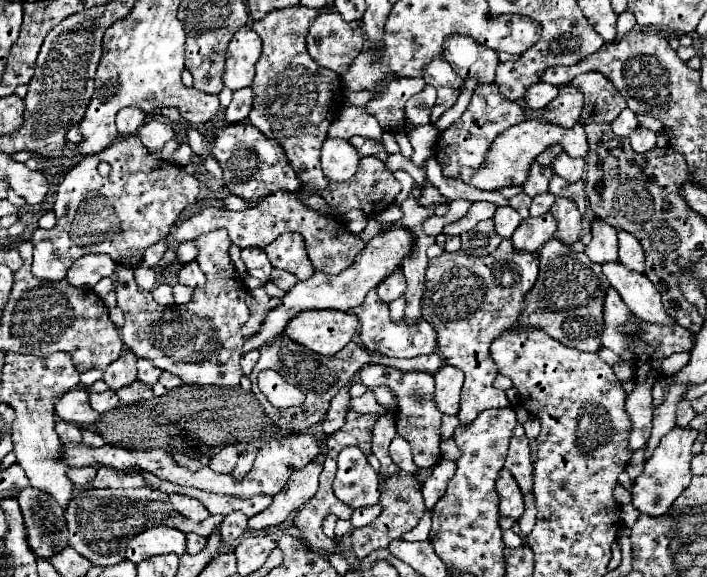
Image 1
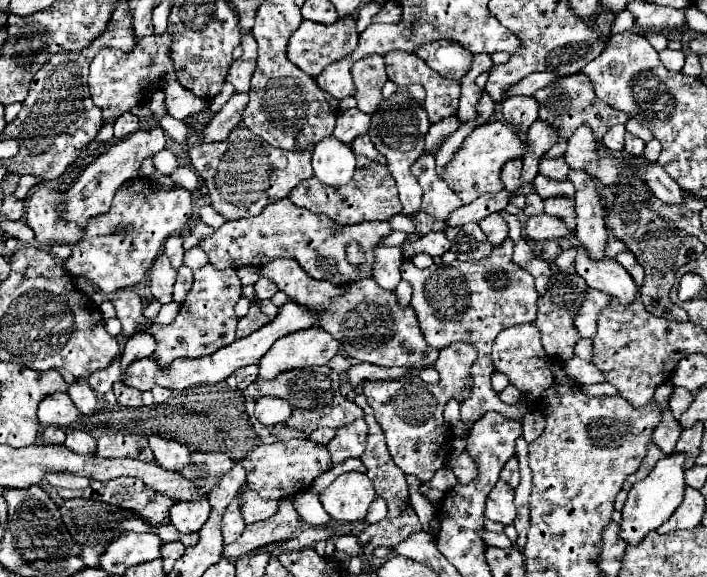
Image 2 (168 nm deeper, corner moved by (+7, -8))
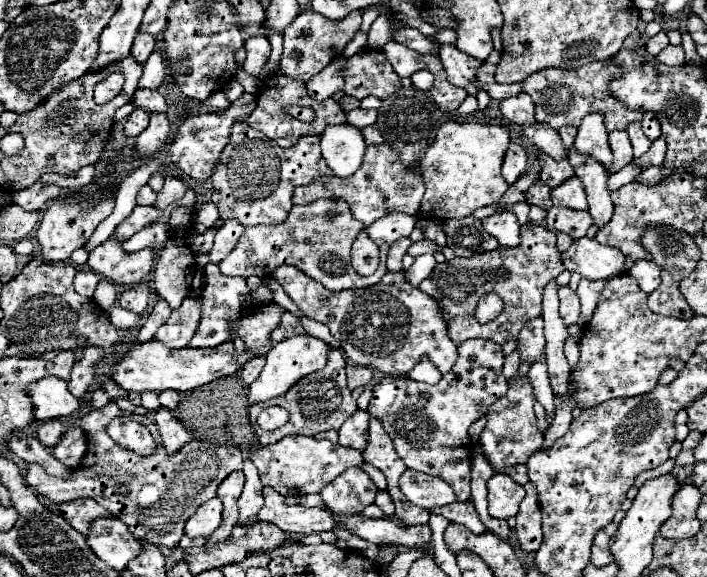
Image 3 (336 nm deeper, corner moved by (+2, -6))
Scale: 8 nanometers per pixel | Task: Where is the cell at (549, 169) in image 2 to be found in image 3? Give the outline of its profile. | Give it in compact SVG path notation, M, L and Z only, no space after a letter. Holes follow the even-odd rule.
M534 123L530 127L524 127L522 131L536 149L548 153L552 159L564 159L566 157L568 151L564 149L558 131L554 131L546 123Z

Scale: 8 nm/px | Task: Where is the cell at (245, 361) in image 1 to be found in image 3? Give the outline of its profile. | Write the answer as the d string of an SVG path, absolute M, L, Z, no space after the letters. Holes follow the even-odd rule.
M252 357L252 359L244 365L244 369L242 369L242 379L250 385L250 383L260 375L262 367L264 367L264 357Z

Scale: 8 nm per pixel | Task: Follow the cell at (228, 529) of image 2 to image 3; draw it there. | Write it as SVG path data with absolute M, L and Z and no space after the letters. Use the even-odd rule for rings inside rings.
M250 459L244 461L244 475L246 475L246 483L244 483L244 491L238 499L238 509L240 509L240 521L250 519L252 515L256 515L260 511L260 507L264 505L264 497L262 497L262 481L258 477L258 469L254 467L254 463Z

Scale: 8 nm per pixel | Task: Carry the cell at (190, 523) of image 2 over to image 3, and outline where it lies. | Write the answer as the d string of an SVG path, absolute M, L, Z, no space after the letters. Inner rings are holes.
M218 497L210 499L208 503L204 503L204 507L200 507L200 511L196 511L196 515L192 515L186 523L186 535L188 537L206 537L212 535L222 521L222 501Z

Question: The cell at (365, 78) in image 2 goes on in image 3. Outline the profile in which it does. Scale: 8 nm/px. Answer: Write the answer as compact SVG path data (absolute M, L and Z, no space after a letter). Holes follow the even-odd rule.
M372 49L358 51L350 57L342 69L342 77L344 87L332 95L334 101L340 101L344 95L352 95L356 99L364 99L368 95L386 99L402 87L400 77L394 73L386 55Z

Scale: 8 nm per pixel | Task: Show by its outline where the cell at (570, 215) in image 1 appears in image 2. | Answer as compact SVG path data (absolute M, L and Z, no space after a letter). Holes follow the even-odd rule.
M567 197L547 199L545 201L545 213L553 215L553 217L559 217L573 231L575 229L575 211L573 211L573 205L575 205L573 199L567 199Z

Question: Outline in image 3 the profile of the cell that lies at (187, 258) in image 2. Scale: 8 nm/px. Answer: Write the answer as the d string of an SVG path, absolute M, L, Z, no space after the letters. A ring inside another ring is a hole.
M228 219L216 233L214 247L210 249L210 263L220 263L236 247L242 233L244 227L236 219Z

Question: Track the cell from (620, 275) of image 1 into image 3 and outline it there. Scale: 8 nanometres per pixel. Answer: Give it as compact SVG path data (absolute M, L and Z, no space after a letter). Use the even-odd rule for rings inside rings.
M580 237L576 241L576 253L564 259L564 267L572 273L580 273L586 279L612 279L624 273L624 255L616 247L602 245L596 239Z

